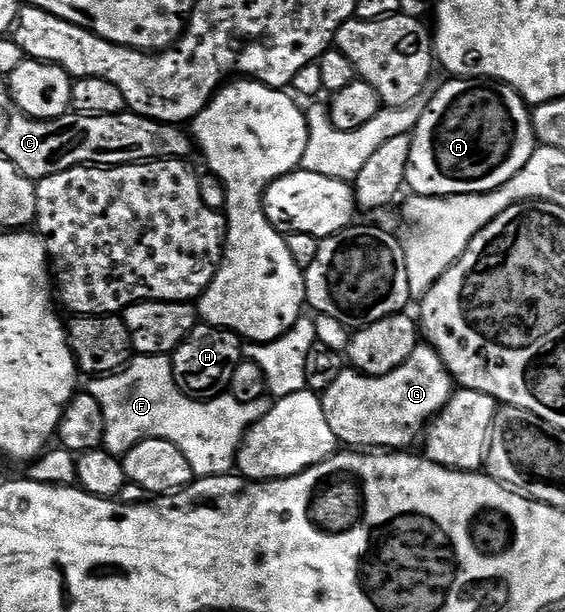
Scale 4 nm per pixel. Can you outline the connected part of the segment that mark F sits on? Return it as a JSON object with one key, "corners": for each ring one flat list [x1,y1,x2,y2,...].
{"corners":[[135,354,121,371,113,375,100,375,89,380,88,390,96,397,100,410,104,413,104,437,102,447,119,457,126,455,132,445,145,439,163,439,172,441,188,457,188,465,192,465,195,476,207,479,213,475,229,475,235,470,238,462,238,450,246,438,250,427,272,409,274,399,263,397,243,403,241,399,229,393,219,393,213,397,195,397,180,390,174,379,174,365,168,355]]}

